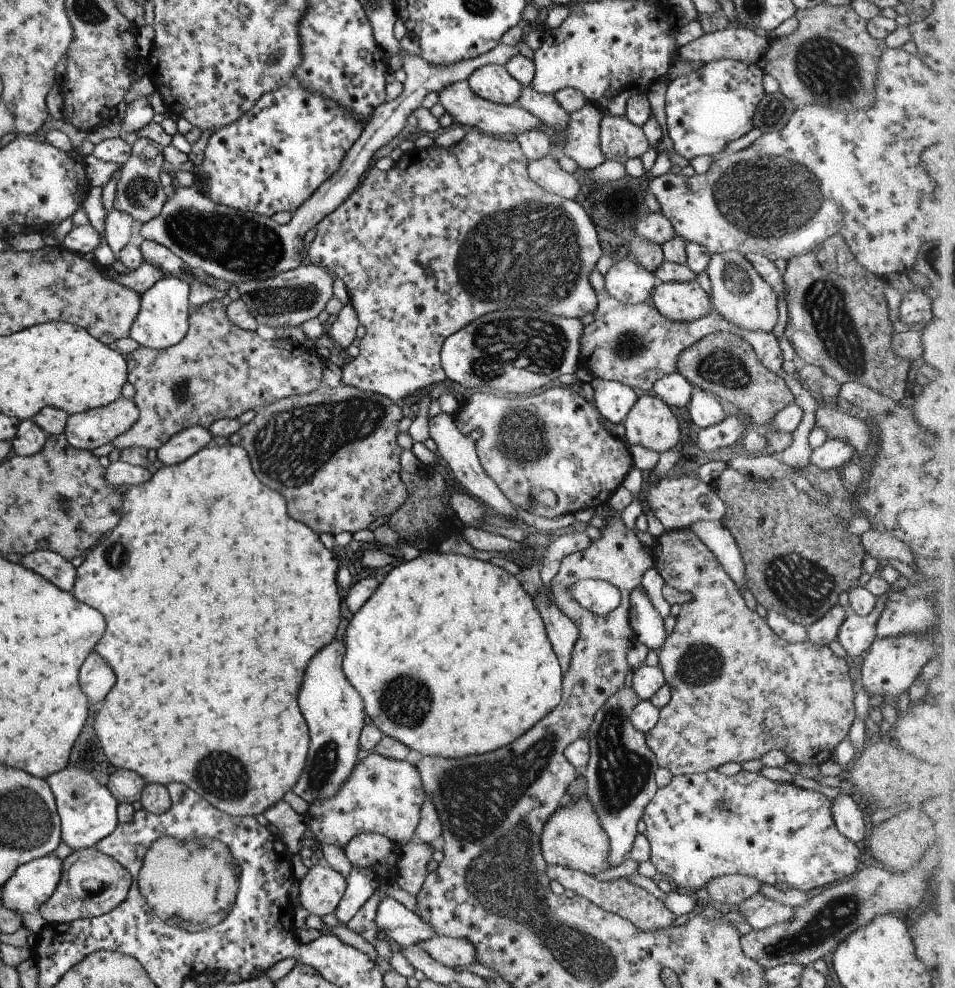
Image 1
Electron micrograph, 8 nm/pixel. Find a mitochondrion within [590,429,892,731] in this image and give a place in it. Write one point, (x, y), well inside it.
(802, 586)

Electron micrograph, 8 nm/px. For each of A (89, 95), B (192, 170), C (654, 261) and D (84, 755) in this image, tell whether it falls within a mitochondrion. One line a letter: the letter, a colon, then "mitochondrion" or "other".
A: other
B: other
C: other
D: mitochondrion

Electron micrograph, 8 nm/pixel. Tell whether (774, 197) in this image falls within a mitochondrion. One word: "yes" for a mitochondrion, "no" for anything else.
yes

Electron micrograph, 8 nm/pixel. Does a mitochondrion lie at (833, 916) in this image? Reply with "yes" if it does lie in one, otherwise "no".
yes

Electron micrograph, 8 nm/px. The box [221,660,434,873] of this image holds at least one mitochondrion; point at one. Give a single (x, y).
(323, 761)

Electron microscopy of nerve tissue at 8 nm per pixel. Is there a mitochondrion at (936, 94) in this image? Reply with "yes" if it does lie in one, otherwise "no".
no

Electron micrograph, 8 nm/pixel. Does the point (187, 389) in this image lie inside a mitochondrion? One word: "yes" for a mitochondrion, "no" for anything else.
yes

